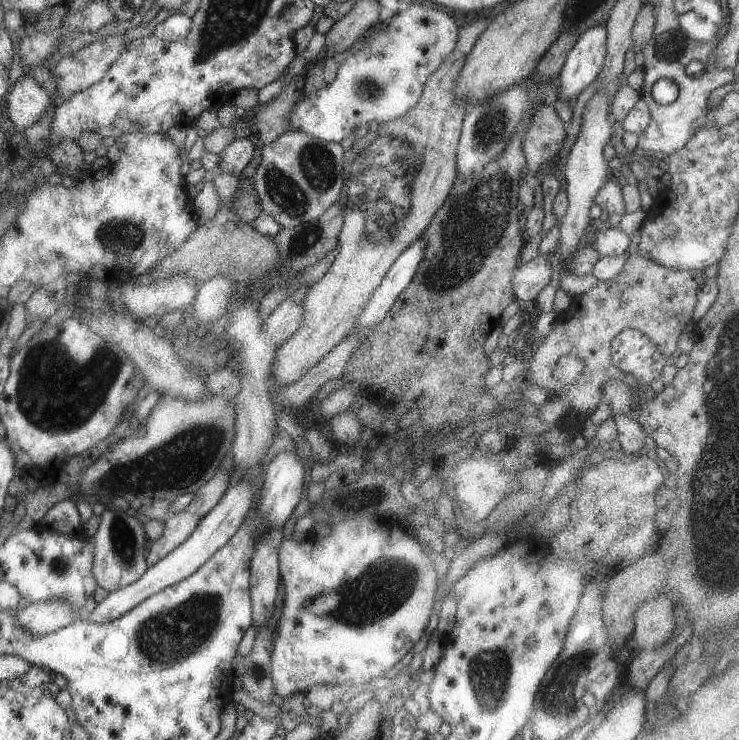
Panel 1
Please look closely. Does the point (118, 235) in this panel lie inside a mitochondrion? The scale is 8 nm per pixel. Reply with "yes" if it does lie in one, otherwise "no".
yes

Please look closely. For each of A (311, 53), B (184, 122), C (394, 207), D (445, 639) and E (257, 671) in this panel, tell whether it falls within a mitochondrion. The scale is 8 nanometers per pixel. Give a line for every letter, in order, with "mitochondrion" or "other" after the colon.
A: other
B: other
C: mitochondrion
D: other
E: mitochondrion

